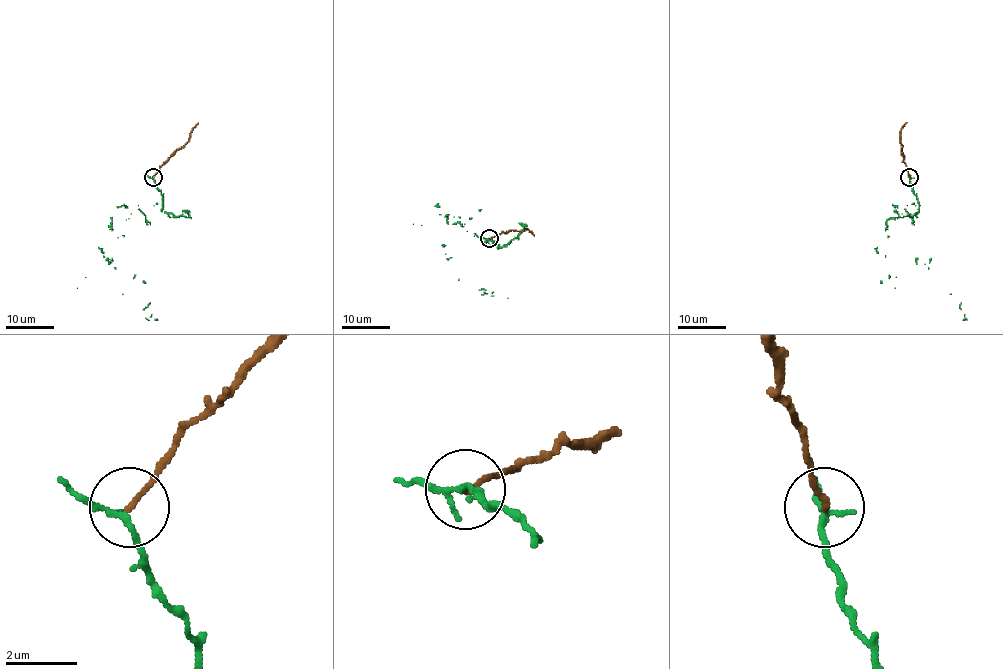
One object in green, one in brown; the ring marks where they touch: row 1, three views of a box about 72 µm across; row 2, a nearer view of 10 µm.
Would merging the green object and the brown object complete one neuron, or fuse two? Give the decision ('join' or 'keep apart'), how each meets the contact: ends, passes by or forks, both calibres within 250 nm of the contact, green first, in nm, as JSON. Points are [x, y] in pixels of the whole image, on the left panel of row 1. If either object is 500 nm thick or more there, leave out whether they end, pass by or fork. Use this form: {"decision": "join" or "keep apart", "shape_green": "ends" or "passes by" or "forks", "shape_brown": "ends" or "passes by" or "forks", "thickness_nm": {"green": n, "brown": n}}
{"decision": "keep apart", "shape_green": "passes by", "shape_brown": "ends", "thickness_nm": {"green": 160, "brown": 150}}

